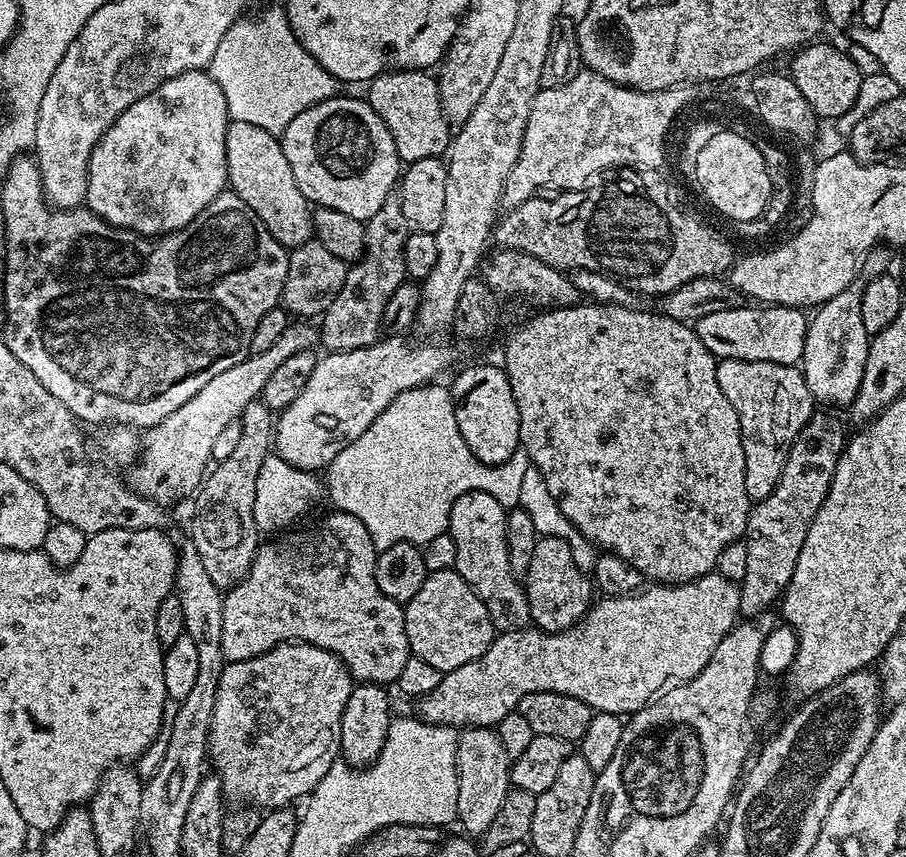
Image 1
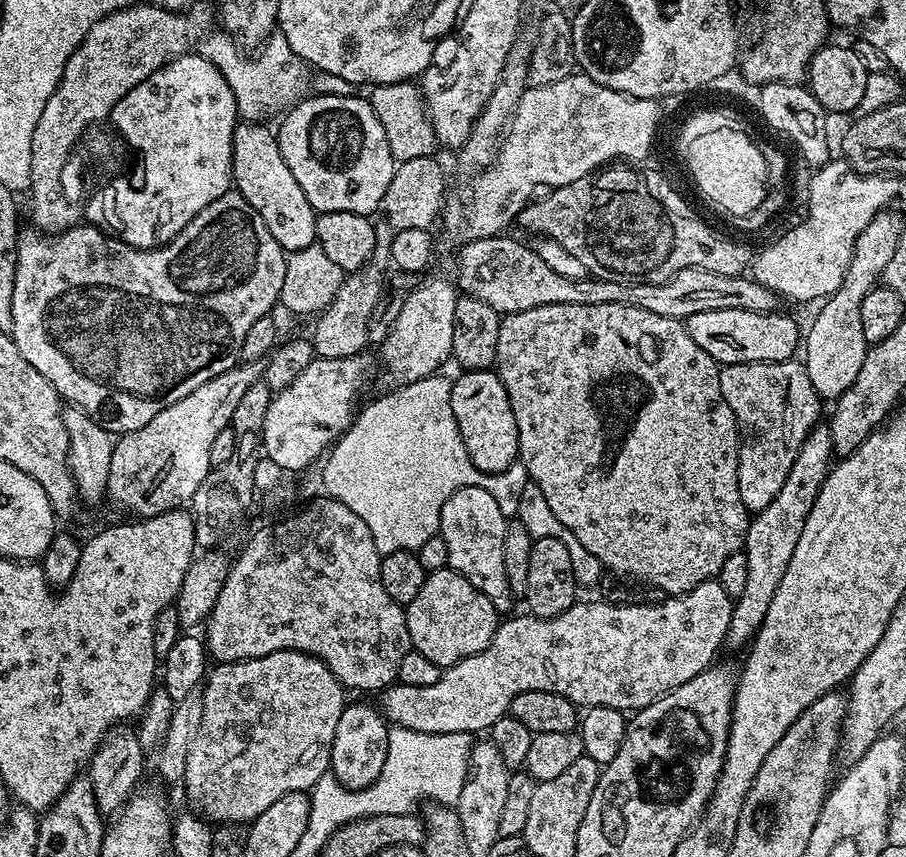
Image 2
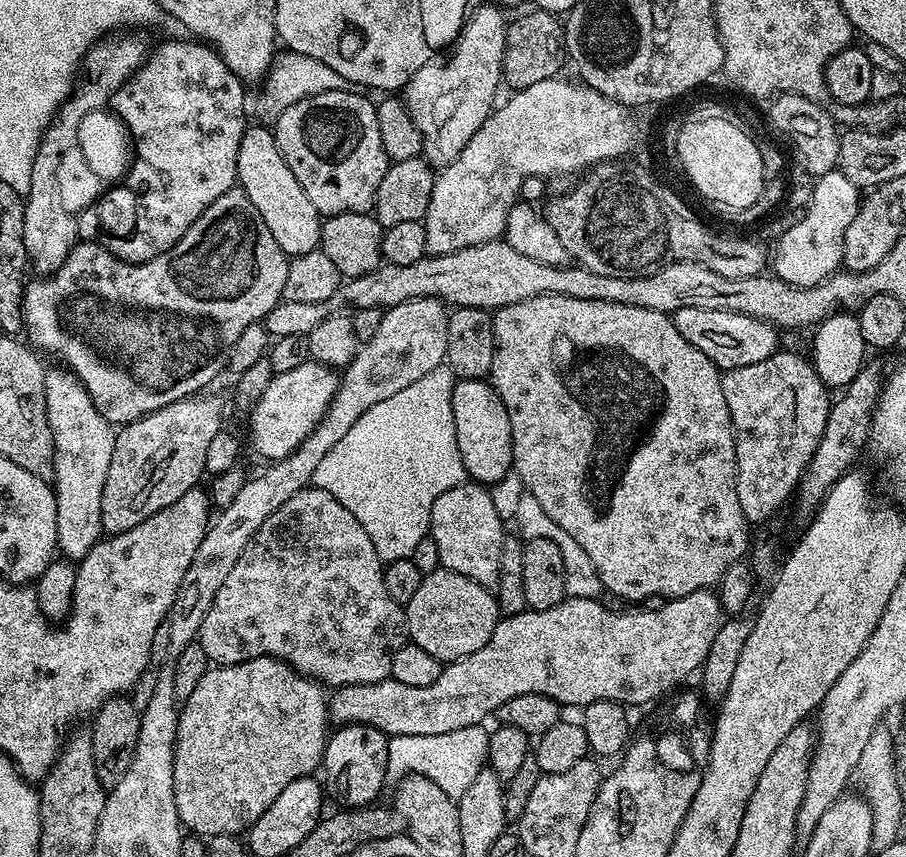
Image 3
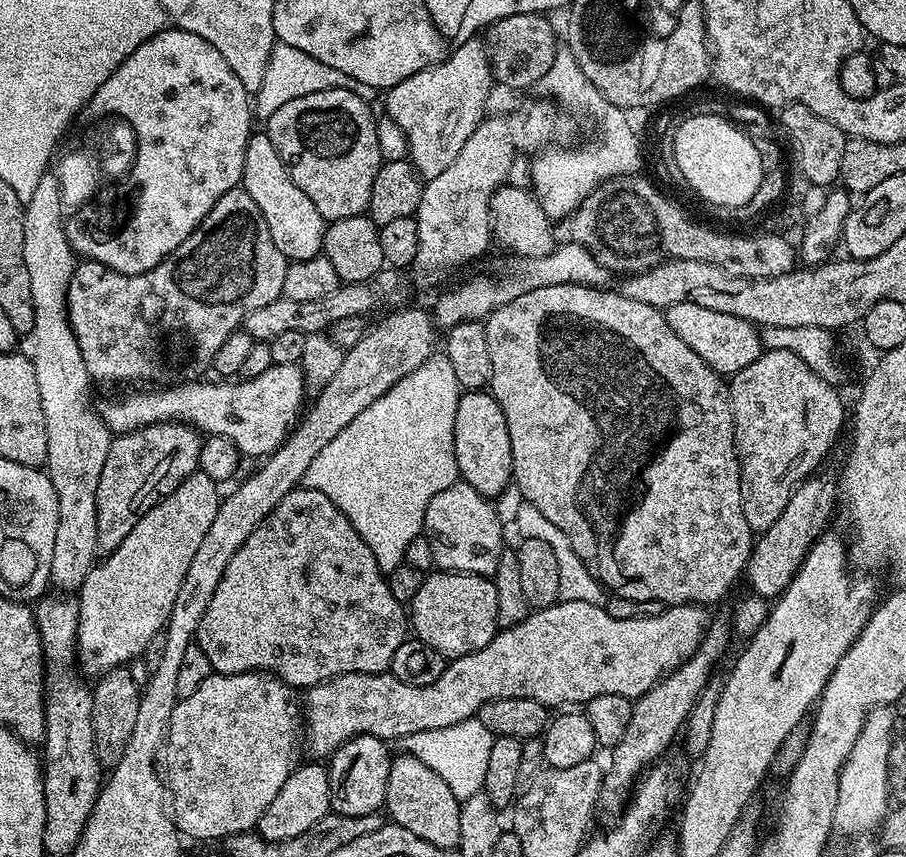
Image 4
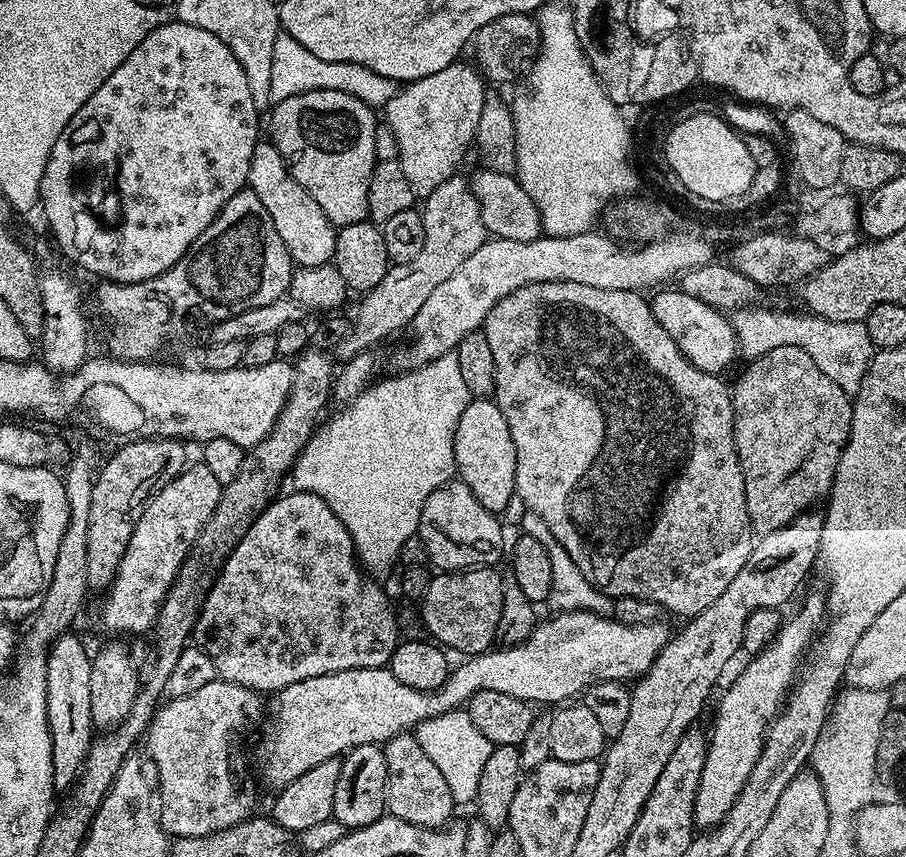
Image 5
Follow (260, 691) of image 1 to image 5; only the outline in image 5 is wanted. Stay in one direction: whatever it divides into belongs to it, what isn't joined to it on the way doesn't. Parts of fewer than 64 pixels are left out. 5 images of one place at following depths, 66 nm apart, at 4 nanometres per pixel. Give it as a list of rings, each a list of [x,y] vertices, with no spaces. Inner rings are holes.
[[[217,678],[194,694],[174,696],[167,702],[161,703],[152,717],[146,738],[148,752],[160,771],[158,815],[165,832],[172,838],[205,836],[249,819],[253,815],[252,807],[255,806],[256,800],[252,797],[250,789],[236,784],[236,776],[232,773],[232,743],[247,724],[252,724],[260,715],[265,715],[266,704],[261,693],[253,688],[238,686]]]

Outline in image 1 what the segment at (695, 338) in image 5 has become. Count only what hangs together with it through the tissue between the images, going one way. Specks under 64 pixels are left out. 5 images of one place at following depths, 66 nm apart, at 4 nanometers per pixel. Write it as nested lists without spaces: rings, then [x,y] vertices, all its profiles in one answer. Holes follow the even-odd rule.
[[[726,306],[722,310],[714,310],[701,320],[695,321],[694,327],[698,338],[702,338],[702,346],[710,350],[710,354],[720,360],[745,360],[746,362],[774,362],[775,364],[799,365],[803,358],[803,347],[806,346],[809,317],[799,308],[783,306]]]

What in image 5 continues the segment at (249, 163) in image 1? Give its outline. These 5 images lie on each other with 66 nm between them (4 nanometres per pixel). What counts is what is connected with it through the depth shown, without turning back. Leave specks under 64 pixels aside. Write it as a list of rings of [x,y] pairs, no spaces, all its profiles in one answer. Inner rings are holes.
[[[258,142],[254,146],[247,187],[254,194],[258,194],[262,206],[266,206],[266,214],[270,214],[270,222],[274,222],[274,230],[278,230],[278,238],[282,238],[282,246],[286,246],[293,265],[301,268],[322,266],[335,257],[337,229],[326,218],[326,214],[322,214],[322,206],[318,206],[318,202],[314,202],[314,198],[310,198],[310,194],[306,194],[306,190],[302,190],[298,182],[294,182],[282,154],[278,154],[278,150],[270,142]]]

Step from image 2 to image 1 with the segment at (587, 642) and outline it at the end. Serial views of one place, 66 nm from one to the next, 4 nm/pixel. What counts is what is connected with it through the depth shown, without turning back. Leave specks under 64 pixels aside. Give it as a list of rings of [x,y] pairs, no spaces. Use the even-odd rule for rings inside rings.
[[[715,570],[707,572],[702,578],[691,580],[685,584],[657,583],[655,586],[652,586],[652,589],[650,588],[641,591],[639,594],[609,596],[597,599],[592,607],[589,608],[588,615],[579,620],[575,628],[567,628],[561,632],[544,632],[535,626],[529,626],[527,628],[515,628],[512,632],[499,633],[493,639],[492,645],[486,650],[486,654],[482,654],[482,658],[478,658],[474,662],[466,662],[466,666],[458,666],[458,670],[450,670],[443,673],[438,686],[434,686],[434,690],[430,690],[430,694],[421,696],[415,701],[417,708],[415,711],[418,713],[419,719],[425,720],[427,724],[441,724],[442,726],[450,726],[457,730],[465,728],[491,728],[498,722],[502,722],[502,718],[506,718],[506,714],[517,711],[522,698],[526,698],[526,694],[538,694],[539,692],[566,694],[570,698],[578,698],[582,702],[586,702],[586,706],[590,706],[593,713],[605,712],[606,714],[614,714],[621,718],[627,718],[633,712],[642,710],[669,684],[684,683],[690,678],[696,677],[705,668],[710,660],[710,656],[717,649],[722,638],[726,638],[729,630],[735,628],[741,619],[739,610],[739,583],[722,578],[722,574],[718,574]]]

